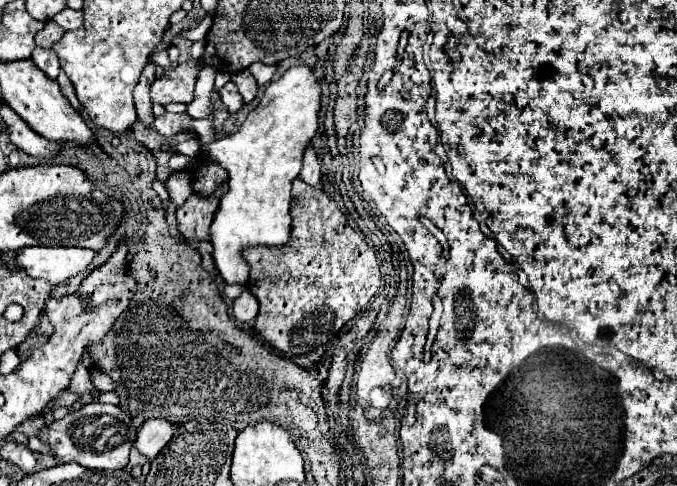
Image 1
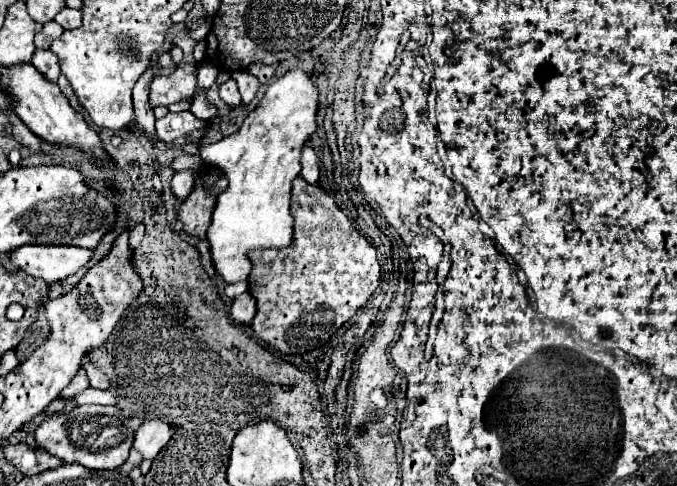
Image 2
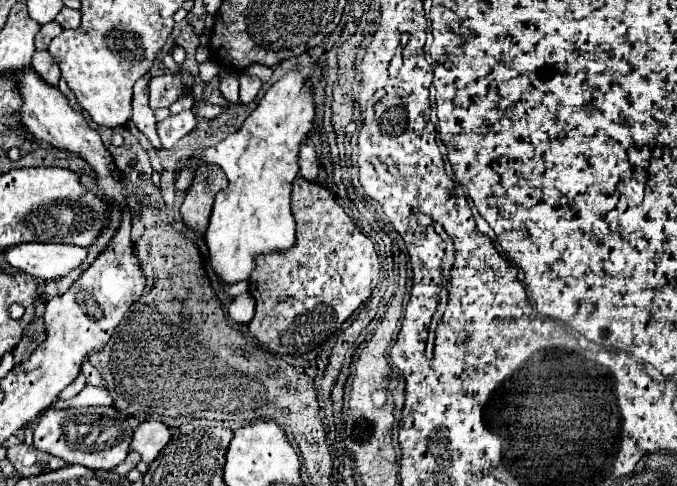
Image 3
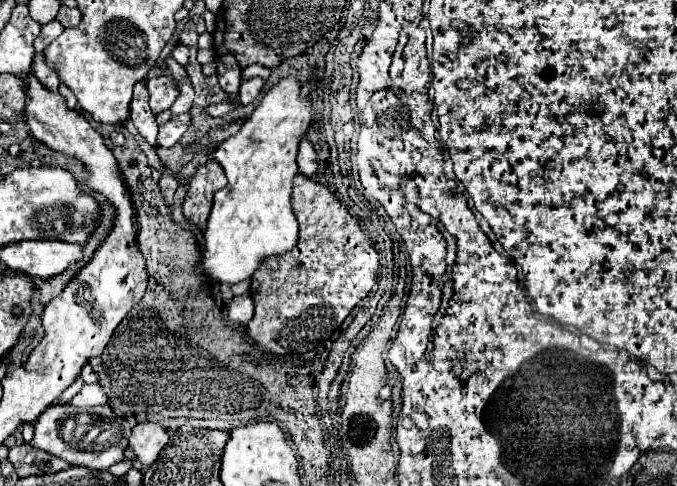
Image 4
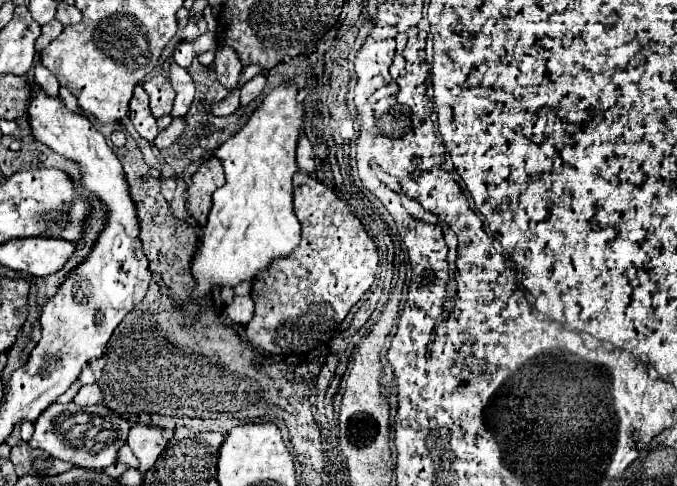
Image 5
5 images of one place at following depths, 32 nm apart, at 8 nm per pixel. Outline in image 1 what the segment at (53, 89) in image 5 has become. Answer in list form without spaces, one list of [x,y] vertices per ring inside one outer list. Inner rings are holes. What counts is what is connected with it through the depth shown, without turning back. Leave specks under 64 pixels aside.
[[[36,48],[32,52],[32,62],[46,74],[50,76],[52,80],[56,80],[58,72],[60,72],[60,62],[58,62],[58,56],[54,50],[44,50],[44,48]]]

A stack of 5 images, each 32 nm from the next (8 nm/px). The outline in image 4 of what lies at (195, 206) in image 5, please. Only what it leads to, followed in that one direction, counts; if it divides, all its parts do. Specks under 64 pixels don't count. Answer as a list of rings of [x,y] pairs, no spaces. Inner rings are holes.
[[[208,160],[198,168],[192,176],[184,200],[184,216],[190,218],[198,228],[206,228],[208,214],[212,210],[212,196],[216,190],[226,186],[224,170],[216,164],[216,160]]]

